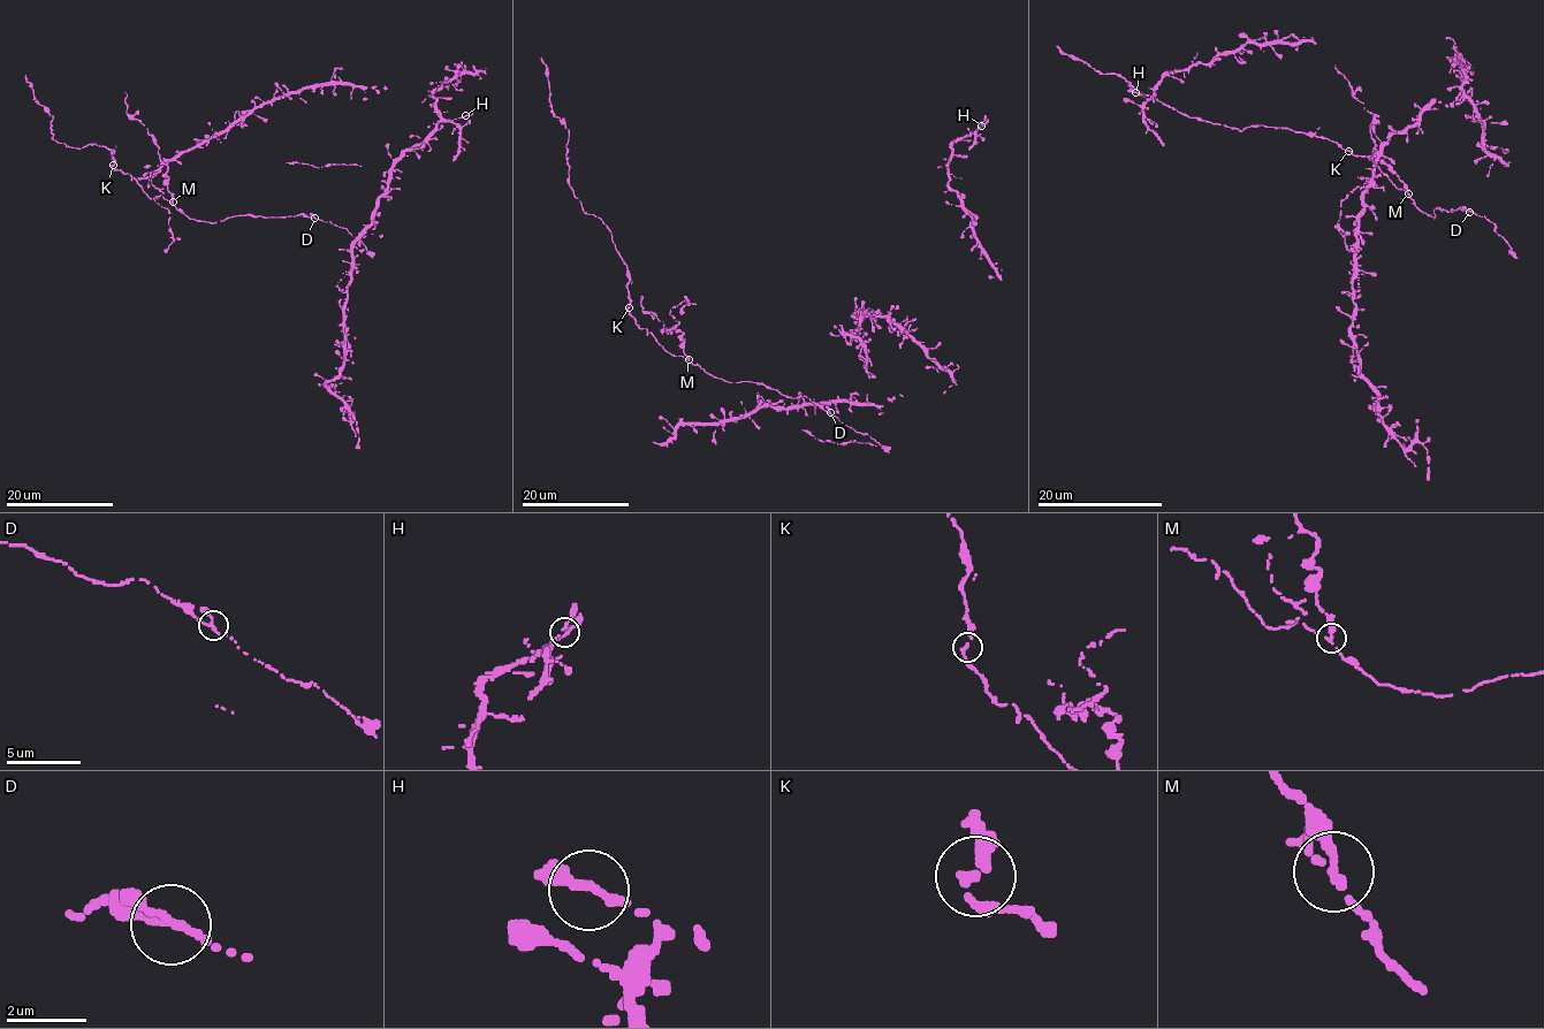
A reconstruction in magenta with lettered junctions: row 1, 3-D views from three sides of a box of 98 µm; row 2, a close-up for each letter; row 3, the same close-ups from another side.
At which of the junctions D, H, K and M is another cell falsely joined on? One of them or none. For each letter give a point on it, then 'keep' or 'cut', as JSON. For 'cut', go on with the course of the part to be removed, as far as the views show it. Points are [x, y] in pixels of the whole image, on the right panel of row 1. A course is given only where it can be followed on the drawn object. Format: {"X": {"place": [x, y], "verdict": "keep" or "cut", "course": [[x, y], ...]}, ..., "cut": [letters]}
{"D": {"place": [1469, 212], "verdict": "keep"}, "H": {"place": [1135, 92], "verdict": "keep"}, "K": {"place": [1348, 151], "verdict": "keep"}, "M": {"place": [1408, 193], "verdict": "cut", "course": [[1407, 192], [1407, 187], [1375, 149], [1371, 151], [1375, 174], [1340, 202], [1337, 226], [1348, 249], [1356, 248]]}, "cut": ["M"]}

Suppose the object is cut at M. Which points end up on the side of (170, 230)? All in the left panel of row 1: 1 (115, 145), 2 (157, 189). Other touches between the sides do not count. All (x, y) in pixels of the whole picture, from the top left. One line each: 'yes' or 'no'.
1: no
2: yes

